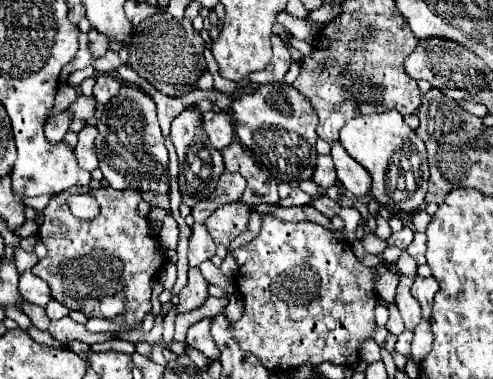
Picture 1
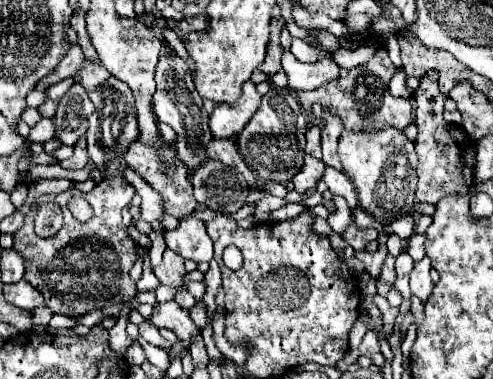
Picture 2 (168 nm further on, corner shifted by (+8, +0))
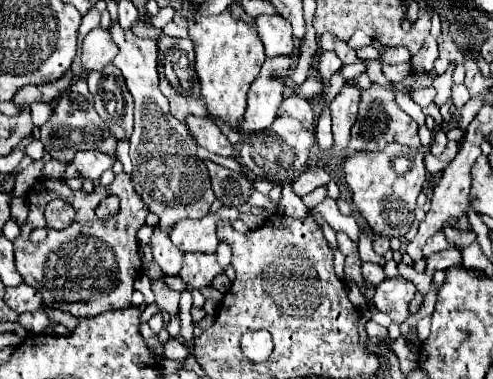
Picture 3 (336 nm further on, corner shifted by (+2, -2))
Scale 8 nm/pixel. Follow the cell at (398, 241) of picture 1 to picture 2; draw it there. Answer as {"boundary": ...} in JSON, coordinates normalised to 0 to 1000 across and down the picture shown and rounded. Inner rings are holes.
{"boundary":[[[787,668],[787,673],[783,673],[783,689],[779,689],[779,699],[775,699],[775,726],[771,726],[771,736],[787,741],[787,747],[799,747],[799,689],[803,689],[803,678]]]}

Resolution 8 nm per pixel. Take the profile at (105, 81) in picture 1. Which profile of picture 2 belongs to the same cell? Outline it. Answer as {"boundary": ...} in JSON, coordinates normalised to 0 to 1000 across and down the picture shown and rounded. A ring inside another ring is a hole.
{"boundary":[[[170,161],[166,166],[166,182],[162,182],[162,219],[174,240],[191,240],[195,230],[203,230],[203,219],[215,219],[219,214],[219,187],[211,187],[211,172],[203,166],[178,166]]]}

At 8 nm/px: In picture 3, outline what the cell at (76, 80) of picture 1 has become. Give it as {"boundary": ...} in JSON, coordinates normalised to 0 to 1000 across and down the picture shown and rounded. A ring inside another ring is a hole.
{"boundary":[[[65,272],[61,293],[65,293],[65,330],[81,335],[85,325],[97,319],[97,303],[105,298],[105,272]]]}

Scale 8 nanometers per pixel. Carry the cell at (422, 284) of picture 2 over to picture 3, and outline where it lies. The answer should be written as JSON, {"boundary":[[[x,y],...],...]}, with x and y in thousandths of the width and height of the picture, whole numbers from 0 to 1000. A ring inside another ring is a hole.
{"boundary":[[[905,657],[892,668],[880,668],[876,678],[868,678],[868,720],[880,720],[888,710],[909,710],[921,699],[937,699],[937,668],[929,657]]]}

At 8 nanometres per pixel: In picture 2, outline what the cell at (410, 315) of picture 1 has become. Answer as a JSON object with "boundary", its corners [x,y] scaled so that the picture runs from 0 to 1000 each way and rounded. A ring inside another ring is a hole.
{"boundary":[[[824,662],[815,673],[807,673],[807,683],[803,683],[803,747],[799,747],[799,763],[807,763],[815,773],[815,789],[832,789],[836,784],[832,757],[828,757],[828,731],[832,731],[836,704],[840,704],[840,689],[836,689],[836,678]]]}

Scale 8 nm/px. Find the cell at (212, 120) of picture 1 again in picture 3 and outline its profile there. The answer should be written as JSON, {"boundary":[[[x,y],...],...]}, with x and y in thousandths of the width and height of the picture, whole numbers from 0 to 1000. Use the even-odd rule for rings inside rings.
{"boundary":[[[552,150],[535,161],[523,203],[511,219],[511,235],[503,240],[503,288],[491,330],[499,351],[540,340],[556,319],[576,261],[576,208],[588,198],[592,177],[596,161],[588,150]]]}

